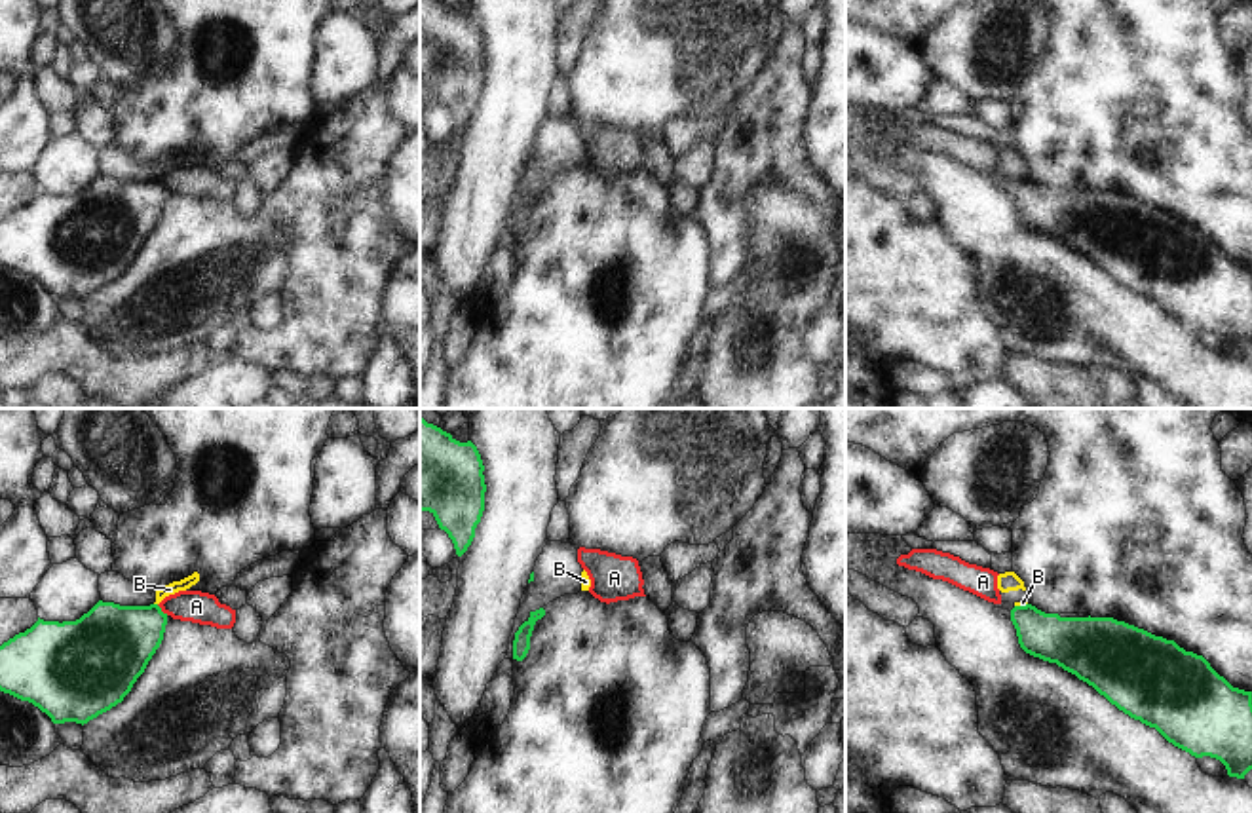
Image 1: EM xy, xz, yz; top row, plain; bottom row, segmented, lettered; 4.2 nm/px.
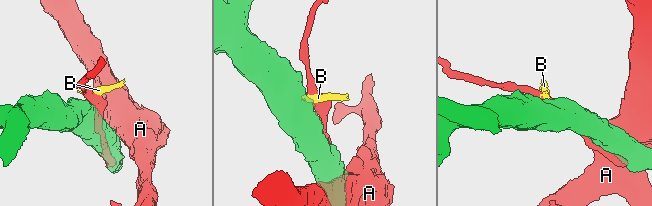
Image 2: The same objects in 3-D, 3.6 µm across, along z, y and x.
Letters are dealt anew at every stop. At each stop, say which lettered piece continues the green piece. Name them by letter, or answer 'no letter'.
no letter

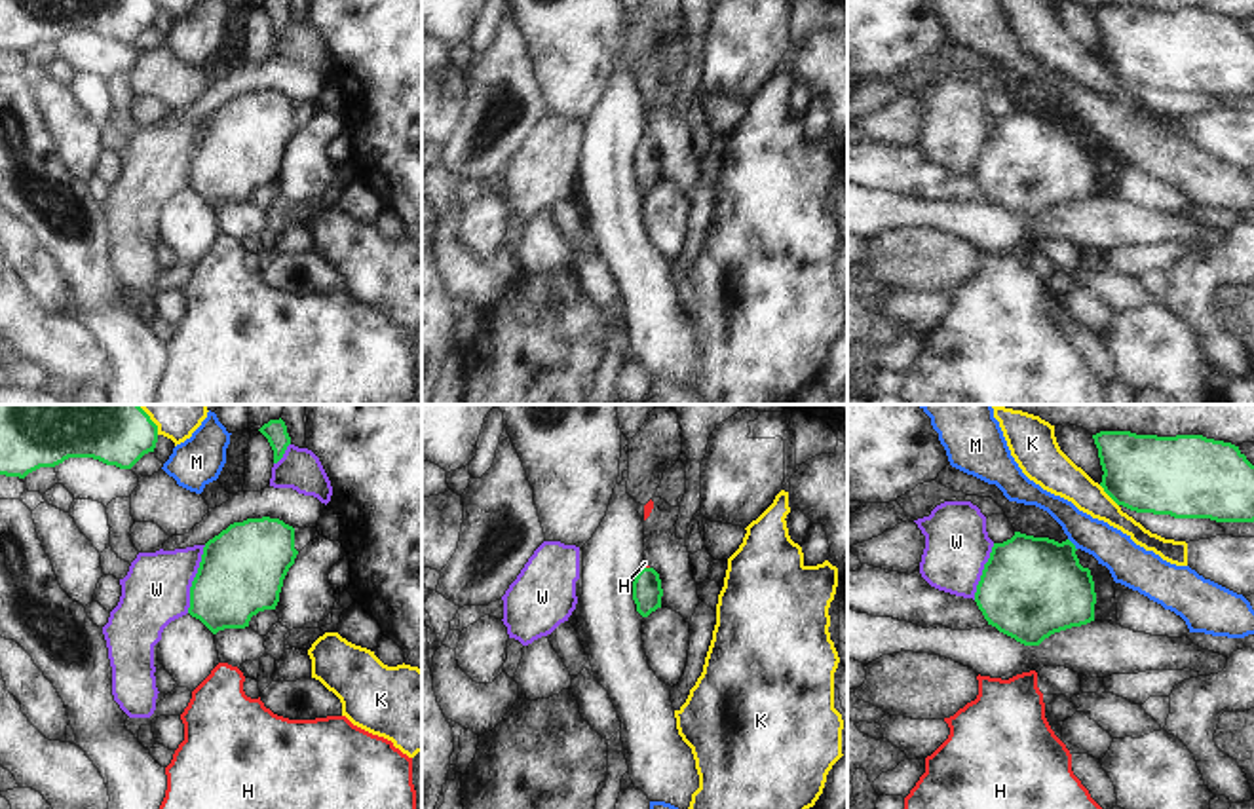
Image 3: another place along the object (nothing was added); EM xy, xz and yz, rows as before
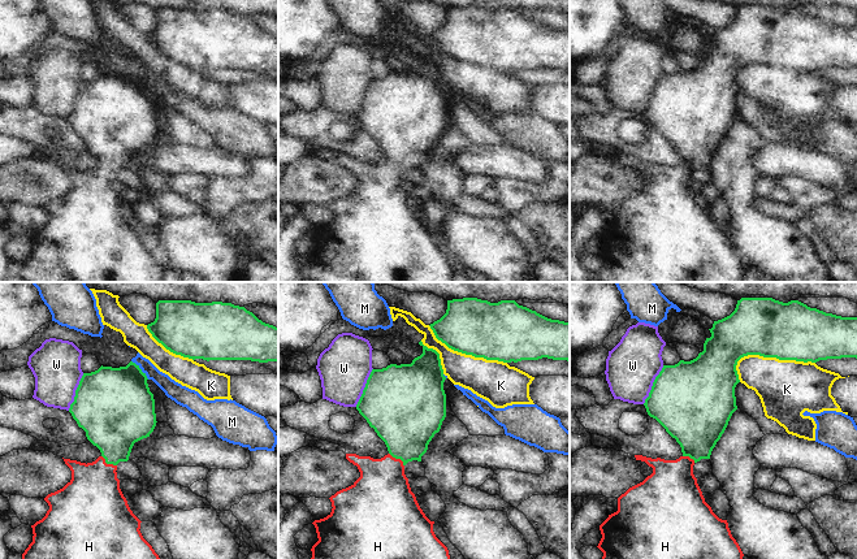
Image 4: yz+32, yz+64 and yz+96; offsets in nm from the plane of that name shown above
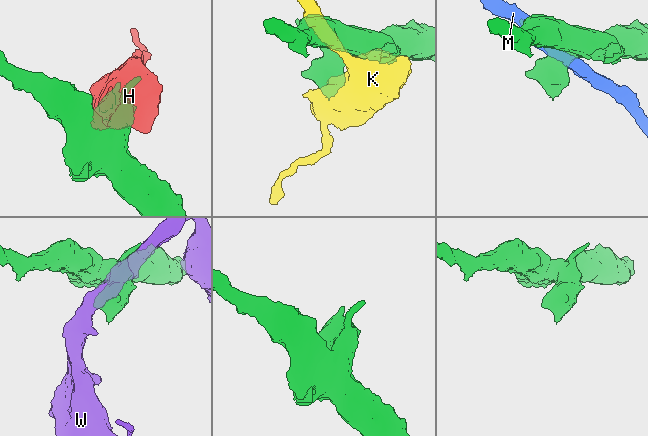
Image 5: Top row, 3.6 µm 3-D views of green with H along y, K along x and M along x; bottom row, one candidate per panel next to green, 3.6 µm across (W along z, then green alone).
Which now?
H

